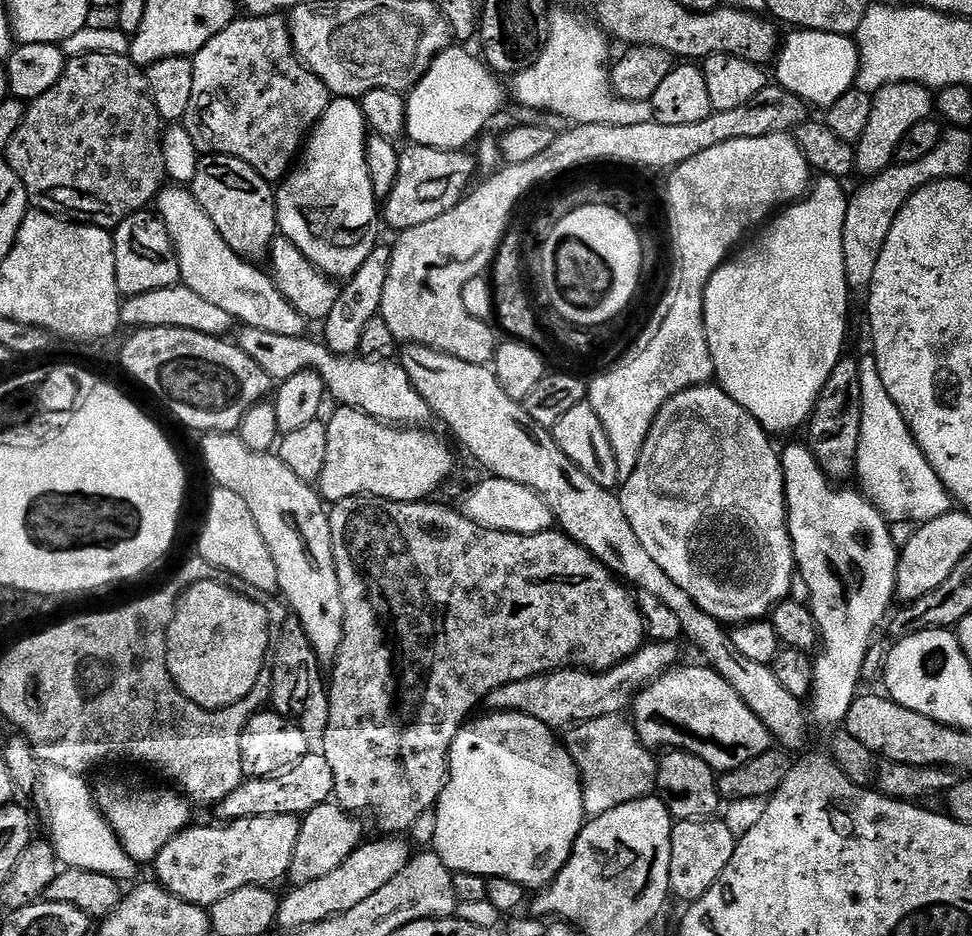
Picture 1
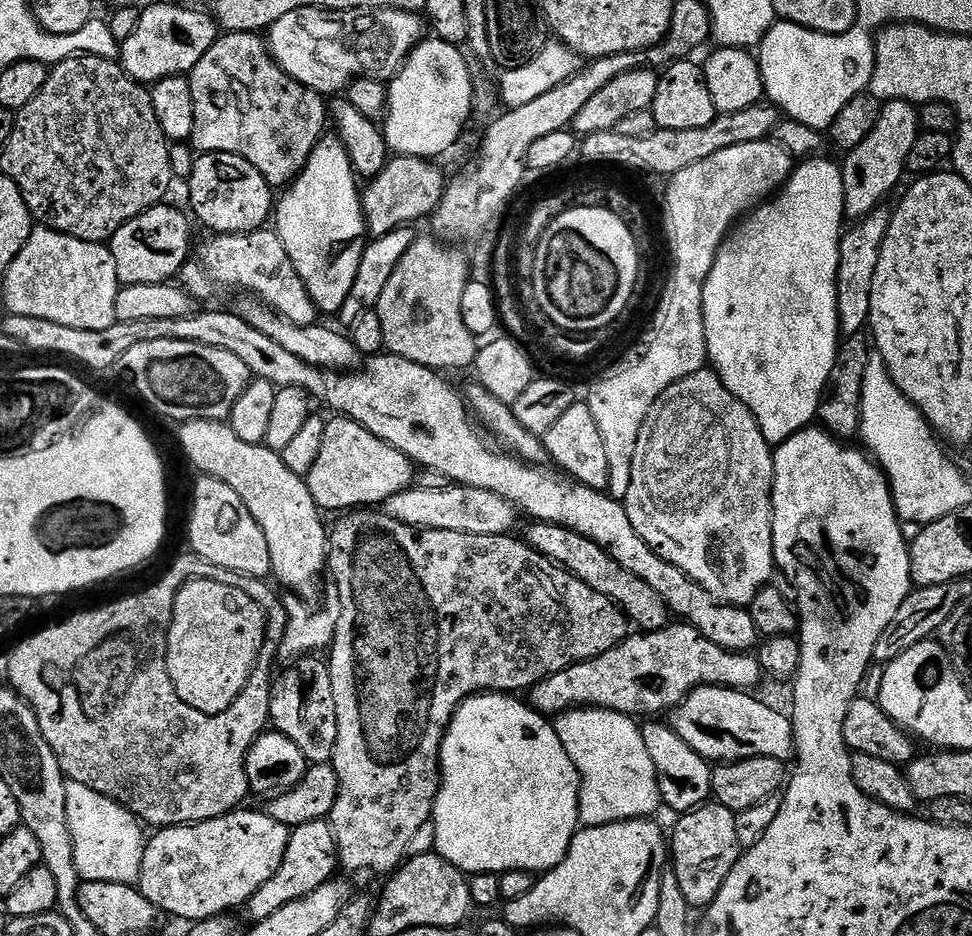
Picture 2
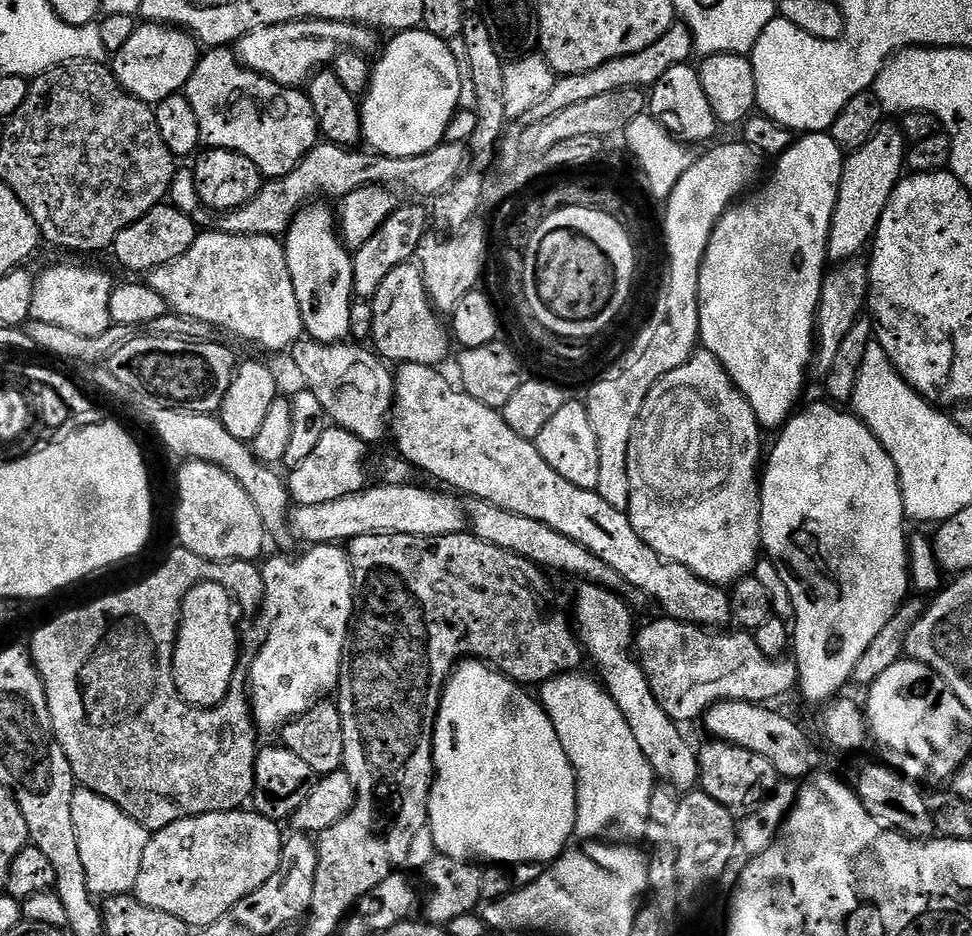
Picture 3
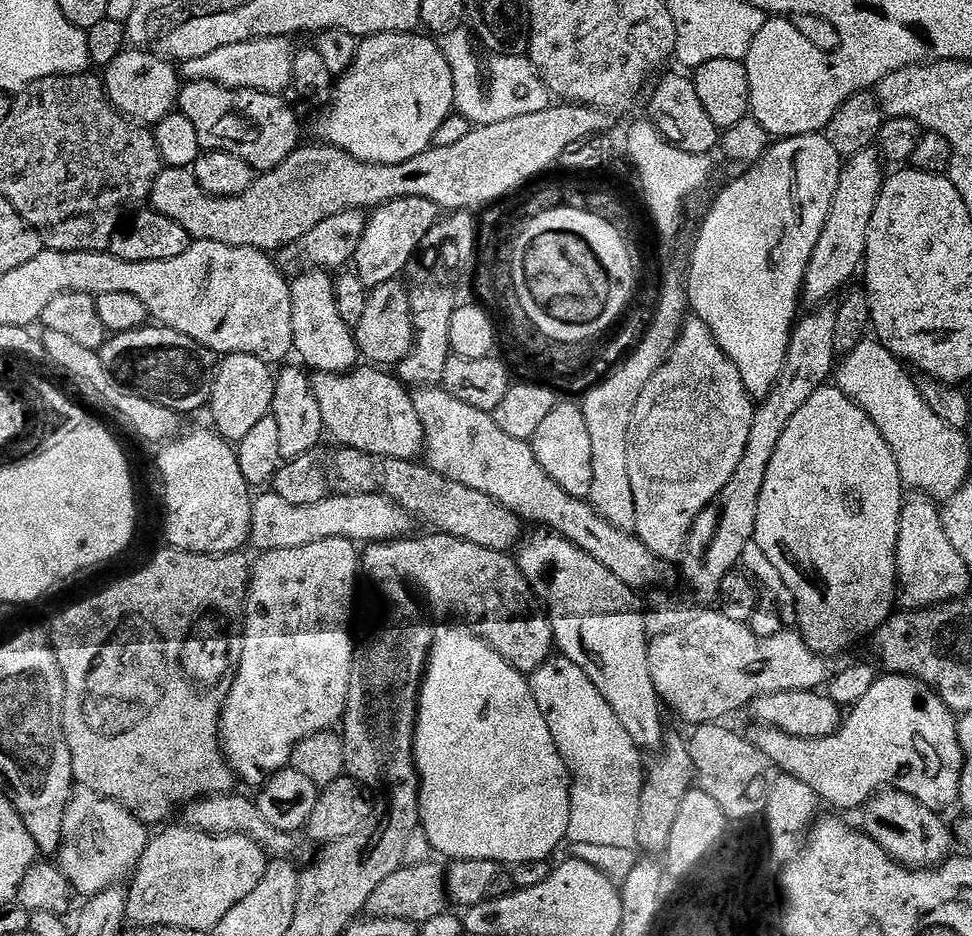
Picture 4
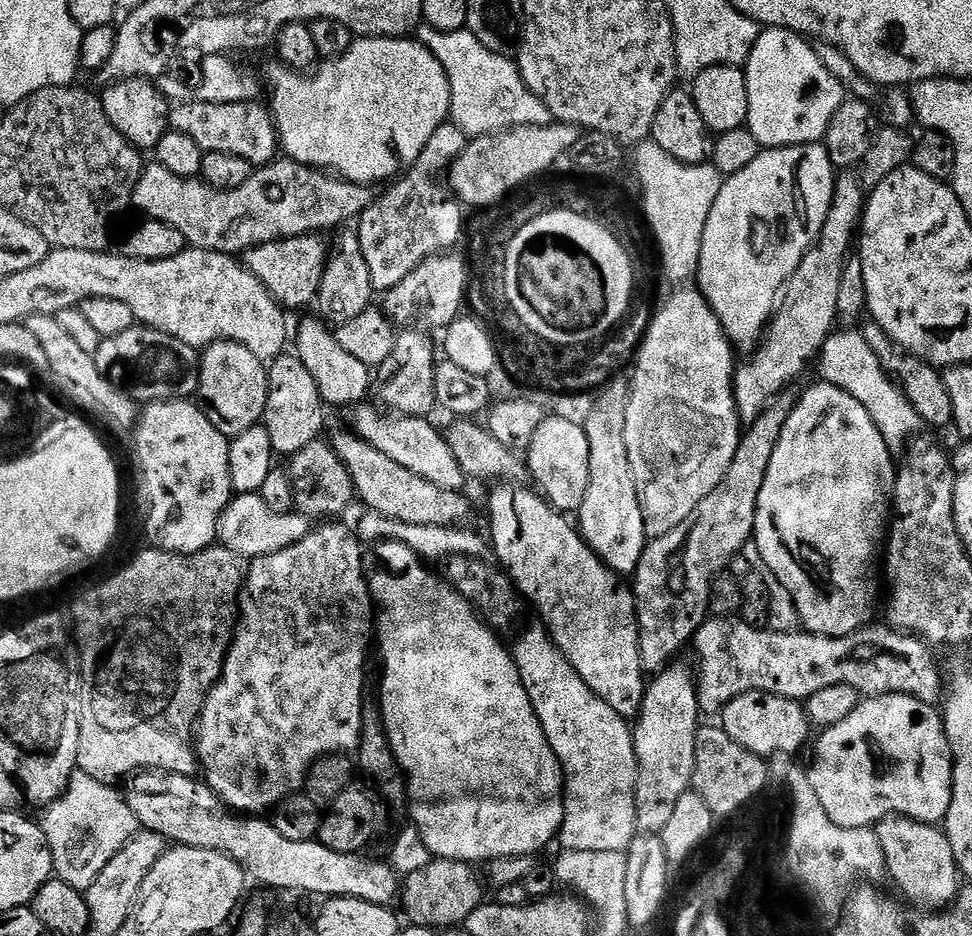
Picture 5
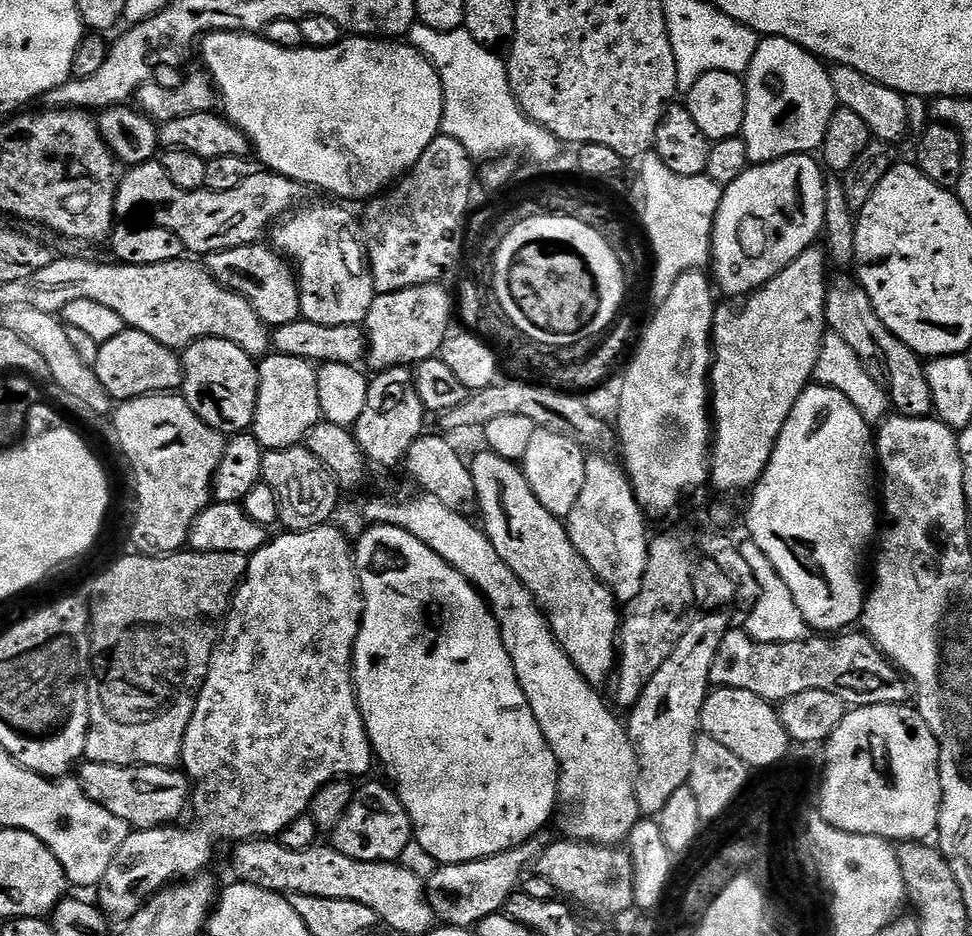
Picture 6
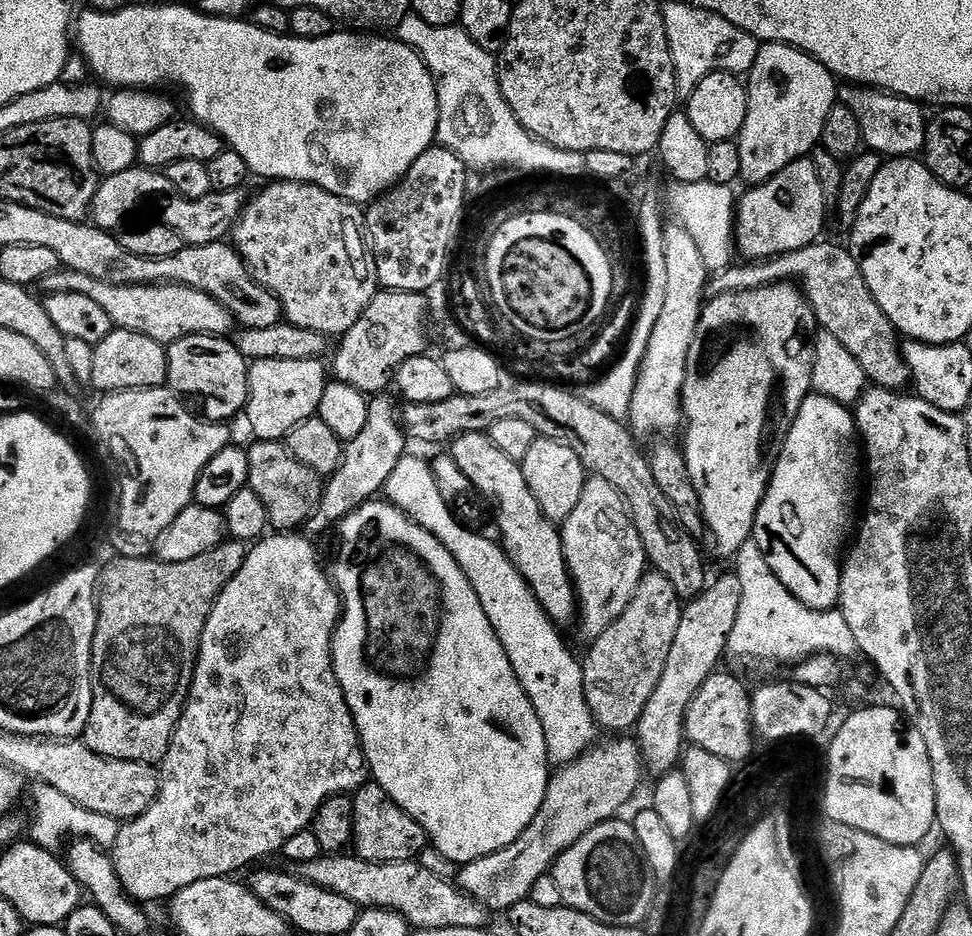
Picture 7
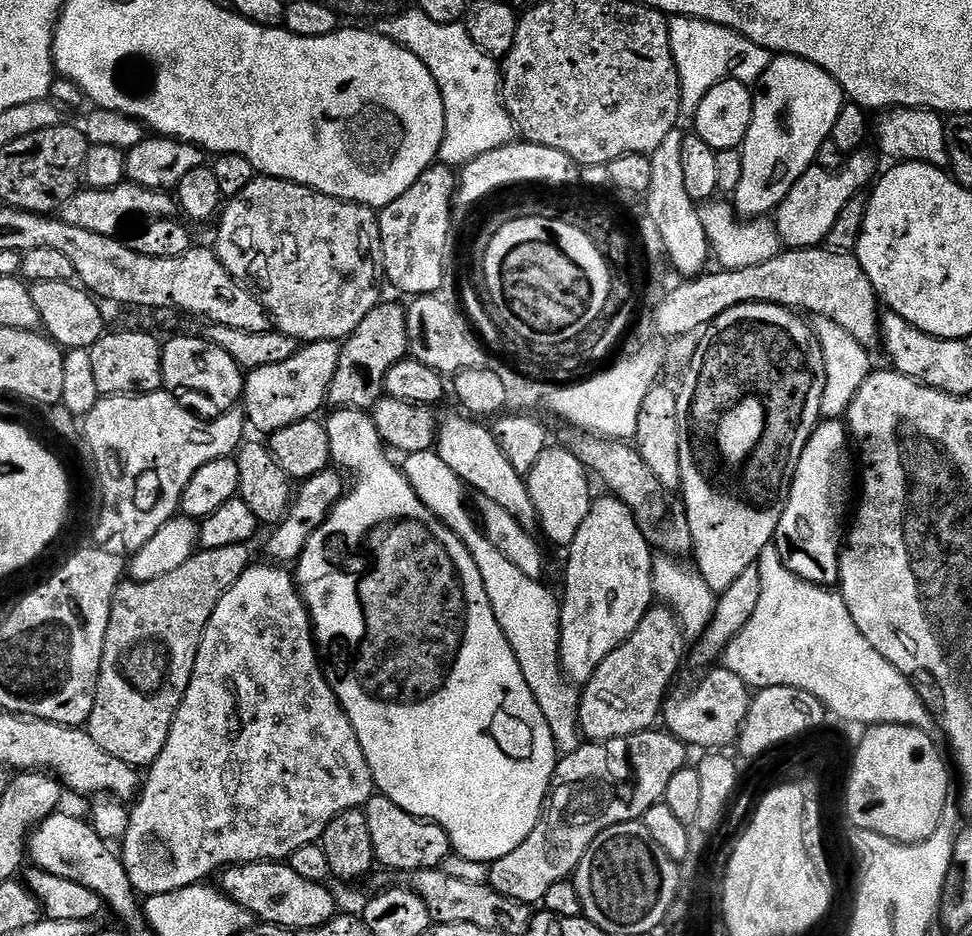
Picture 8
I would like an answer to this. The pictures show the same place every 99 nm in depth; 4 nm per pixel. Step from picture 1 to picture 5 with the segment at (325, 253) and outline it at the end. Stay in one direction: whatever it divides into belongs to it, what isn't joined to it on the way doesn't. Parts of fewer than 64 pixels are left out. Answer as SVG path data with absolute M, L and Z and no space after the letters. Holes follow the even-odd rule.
M323 319L304 320L300 329L294 332L294 352L299 356L302 366L310 370L314 382L320 391L320 397L324 399L325 405L336 408L356 406L365 399L364 396L370 392L370 370L354 354L342 350L342 346L336 340L335 331Z

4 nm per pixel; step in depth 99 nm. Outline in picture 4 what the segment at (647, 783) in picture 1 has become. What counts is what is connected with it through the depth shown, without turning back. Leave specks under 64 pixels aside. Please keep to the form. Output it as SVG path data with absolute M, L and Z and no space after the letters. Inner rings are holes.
M563 654L553 655L537 672L531 673L530 683L534 694L534 702L538 702L538 710L542 710L542 718L546 718L546 726L550 726L550 734L554 734L554 742L566 762L569 776L572 777L568 840L571 843L588 842L594 850L600 850L600 848L635 849L636 839L638 838L638 802L642 798L642 786L644 785L644 773L646 771L646 760L640 757L643 756L641 748L636 745L634 738L630 738L630 734L626 734L622 722L618 722L617 716L614 715L614 710L610 710L610 702L606 702L606 698L602 698L602 694L598 694L598 686L594 686L594 682L590 682L590 678L586 678L583 670L574 662L570 662L567 656Z

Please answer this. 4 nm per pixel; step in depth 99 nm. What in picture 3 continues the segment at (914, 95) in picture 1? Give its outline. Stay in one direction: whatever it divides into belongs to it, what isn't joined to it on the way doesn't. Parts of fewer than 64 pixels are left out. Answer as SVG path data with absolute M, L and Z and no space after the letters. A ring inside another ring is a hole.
M891 122L881 124L866 146L845 159L828 239L828 258L833 265L857 259L860 251L871 245L882 218L882 210L886 210L886 202L890 202L890 194L894 194L896 184L905 172L906 141L899 127Z

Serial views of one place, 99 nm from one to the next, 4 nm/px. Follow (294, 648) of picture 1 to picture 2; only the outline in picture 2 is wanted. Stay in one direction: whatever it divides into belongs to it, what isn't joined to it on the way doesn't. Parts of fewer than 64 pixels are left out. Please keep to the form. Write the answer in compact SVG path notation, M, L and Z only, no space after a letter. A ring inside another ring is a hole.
M305 654L295 661L293 668L275 677L270 688L268 719L275 731L286 734L298 750L313 764L331 761L338 742L338 714L334 706L334 686L330 682L327 663L316 654Z

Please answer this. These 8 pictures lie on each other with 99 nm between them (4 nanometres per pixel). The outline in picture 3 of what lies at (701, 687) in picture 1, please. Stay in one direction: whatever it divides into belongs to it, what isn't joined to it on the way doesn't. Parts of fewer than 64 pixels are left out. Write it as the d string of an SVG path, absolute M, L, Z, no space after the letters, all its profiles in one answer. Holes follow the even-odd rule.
M727 700L704 713L702 725L712 740L724 740L728 744L754 750L754 754L762 754L762 758L767 758L774 766L777 777L793 782L811 777L818 764L807 734L790 717L770 709L759 704L747 704L744 700Z

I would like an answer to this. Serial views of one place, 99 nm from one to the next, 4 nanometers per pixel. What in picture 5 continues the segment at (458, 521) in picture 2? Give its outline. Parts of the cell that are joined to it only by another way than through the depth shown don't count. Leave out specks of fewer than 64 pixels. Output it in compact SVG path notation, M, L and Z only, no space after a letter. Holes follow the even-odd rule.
M242 492L233 495L232 501L226 506L216 539L219 547L234 550L234 554L242 554L251 562L266 554L278 554L278 550L286 550L302 542L302 538L306 538L313 528L313 521L309 517L302 516L295 510L286 514L274 514L274 510L266 506L260 495Z

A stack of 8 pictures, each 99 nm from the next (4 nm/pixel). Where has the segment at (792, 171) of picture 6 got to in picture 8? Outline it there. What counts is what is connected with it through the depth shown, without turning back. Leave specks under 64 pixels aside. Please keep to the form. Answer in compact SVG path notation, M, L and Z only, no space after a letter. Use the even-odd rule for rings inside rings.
M860 155L845 159L835 174L827 168L813 166L795 180L792 189L774 211L776 232L788 248L814 248L823 245L830 232L830 226L834 226L844 207L855 199L860 191L863 193L873 183L877 175L876 164Z

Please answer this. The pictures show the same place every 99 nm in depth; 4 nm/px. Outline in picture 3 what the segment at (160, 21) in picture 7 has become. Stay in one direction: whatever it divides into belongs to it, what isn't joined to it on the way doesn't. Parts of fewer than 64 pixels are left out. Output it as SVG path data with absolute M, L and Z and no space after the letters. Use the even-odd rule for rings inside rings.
M423 27L412 28L409 32L397 32L392 40L379 53L380 61L375 61L372 70L372 81L360 104L360 126L362 140L373 152L394 158L410 158L418 154L426 154L439 144L445 143L450 122L461 107L460 76L462 80L462 64L451 52L449 41L438 38L424 31Z

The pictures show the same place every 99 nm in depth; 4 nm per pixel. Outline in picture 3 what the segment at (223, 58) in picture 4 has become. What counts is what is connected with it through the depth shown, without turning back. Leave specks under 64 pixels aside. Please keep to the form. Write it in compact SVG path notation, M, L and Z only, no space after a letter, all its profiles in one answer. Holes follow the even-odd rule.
M295 20L278 26L262 26L258 30L250 30L250 34L236 41L234 51L241 64L251 72L257 72L258 75L270 78L287 88L300 88L307 85L310 77L321 66L331 65L339 52L351 50L363 54L372 54L372 51L375 53L376 36L373 29L365 28L363 24L347 24L337 20Z

